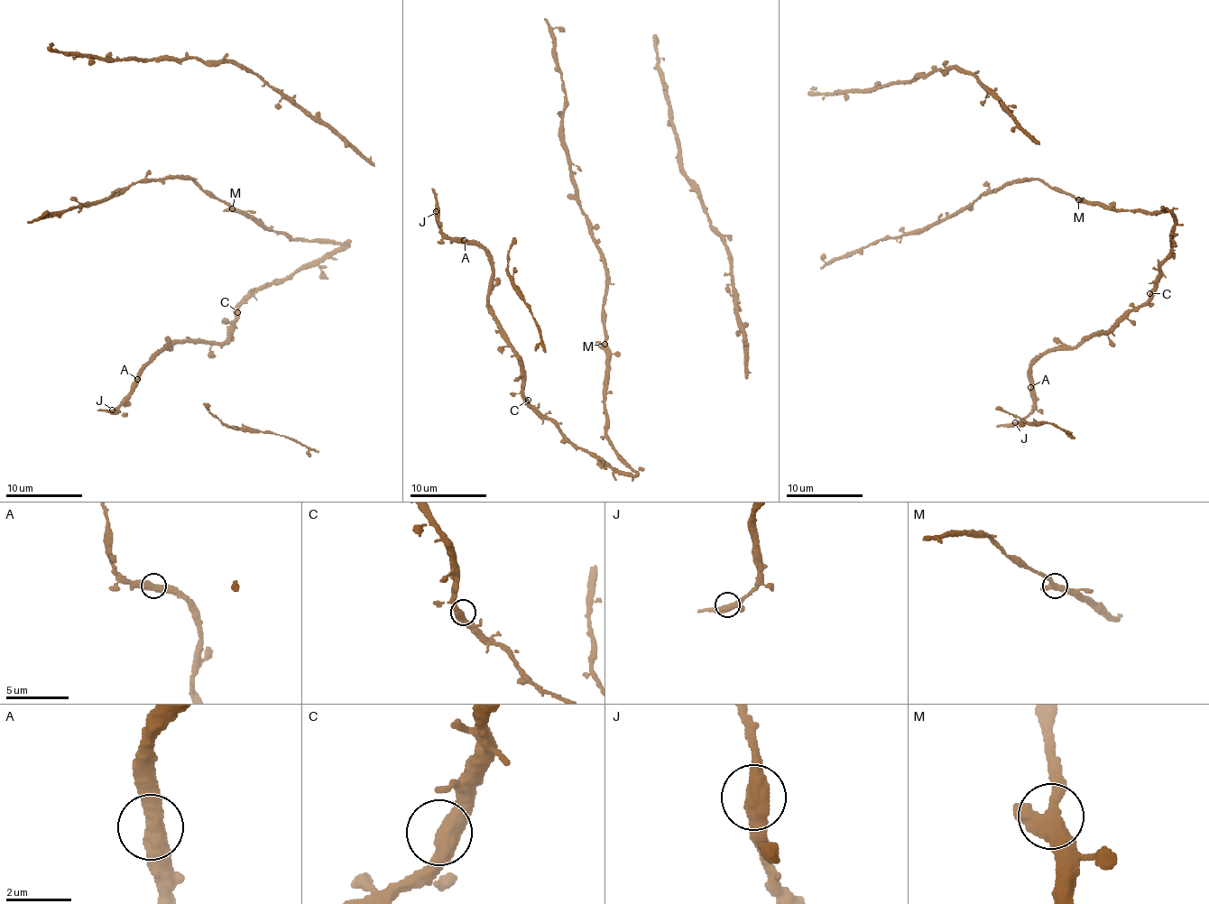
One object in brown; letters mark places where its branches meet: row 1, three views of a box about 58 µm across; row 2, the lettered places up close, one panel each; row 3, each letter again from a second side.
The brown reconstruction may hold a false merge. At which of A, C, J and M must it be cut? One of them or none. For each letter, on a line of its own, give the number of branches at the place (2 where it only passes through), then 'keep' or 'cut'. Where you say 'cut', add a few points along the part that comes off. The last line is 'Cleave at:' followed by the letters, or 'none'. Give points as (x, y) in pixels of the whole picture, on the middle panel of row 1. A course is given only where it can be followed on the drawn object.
A: 2 | keep
C: 2 | keep
J: 2 | keep
M: 2 | keep
Cleave at: none

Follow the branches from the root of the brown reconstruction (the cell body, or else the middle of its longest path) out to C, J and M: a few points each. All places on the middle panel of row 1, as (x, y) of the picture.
C: (605, 419), (608, 444), (631, 468), (629, 472), (616, 470), (584, 451), (530, 406), (528, 400)
J: (605, 419), (629, 472), (526, 403), (489, 305), (486, 251), (441, 231), (436, 211)
M: (605, 419), (608, 358), (605, 345)

